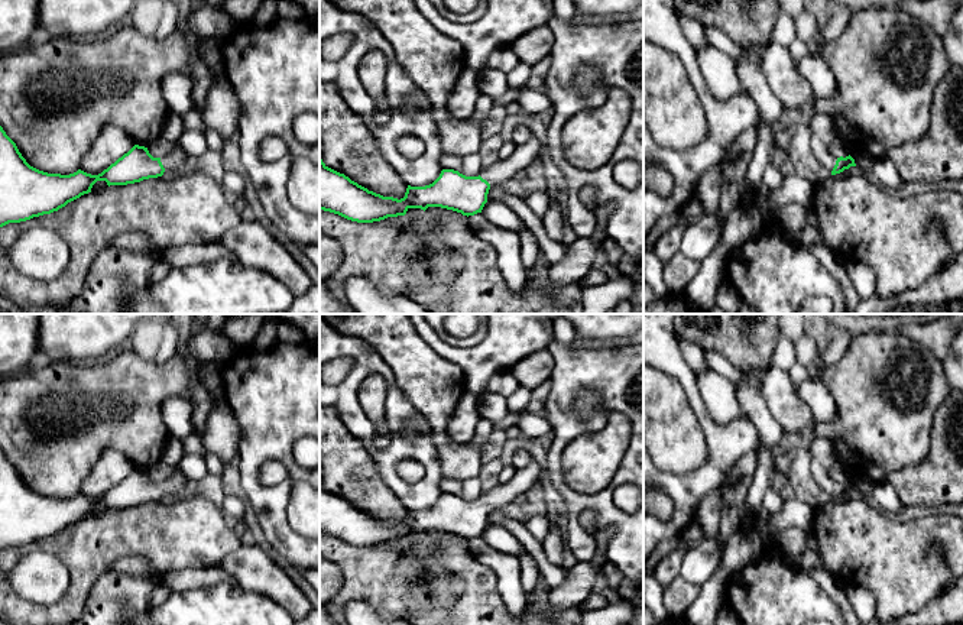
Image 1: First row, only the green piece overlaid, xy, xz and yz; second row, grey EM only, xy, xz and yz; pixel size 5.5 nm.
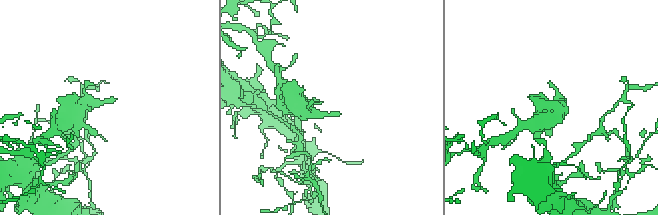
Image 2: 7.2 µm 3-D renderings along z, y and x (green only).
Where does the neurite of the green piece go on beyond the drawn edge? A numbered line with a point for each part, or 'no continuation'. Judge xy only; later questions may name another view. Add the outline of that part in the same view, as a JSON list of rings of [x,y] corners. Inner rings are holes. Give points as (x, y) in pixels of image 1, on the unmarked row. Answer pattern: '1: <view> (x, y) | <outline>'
1: xy (175, 481) | [[[175,464],[169,475],[160,482],[165,495],[176,493],[184,489],[188,479],[181,470],[179,464]]]

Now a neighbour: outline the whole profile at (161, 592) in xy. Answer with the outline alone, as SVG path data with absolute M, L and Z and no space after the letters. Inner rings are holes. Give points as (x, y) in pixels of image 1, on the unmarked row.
M163 577L158 579L147 606L150 609L160 606L171 593L172 593L172 590L171 590L169 584L163 580Z

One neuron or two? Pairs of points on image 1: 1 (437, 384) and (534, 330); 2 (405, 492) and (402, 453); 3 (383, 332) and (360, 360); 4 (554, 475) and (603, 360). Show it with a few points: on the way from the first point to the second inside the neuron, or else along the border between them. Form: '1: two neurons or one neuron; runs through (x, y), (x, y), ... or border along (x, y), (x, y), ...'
1: two neurons; border along (434, 349), (463, 371), (467, 389)
2: one neuron; runs through (395, 482), (392, 478), (392, 463)
3: two neurons; border along (339, 333), (365, 340), (394, 371)
4: one neuron; runs through (558, 446), (563, 437), (563, 398), (574, 387)

